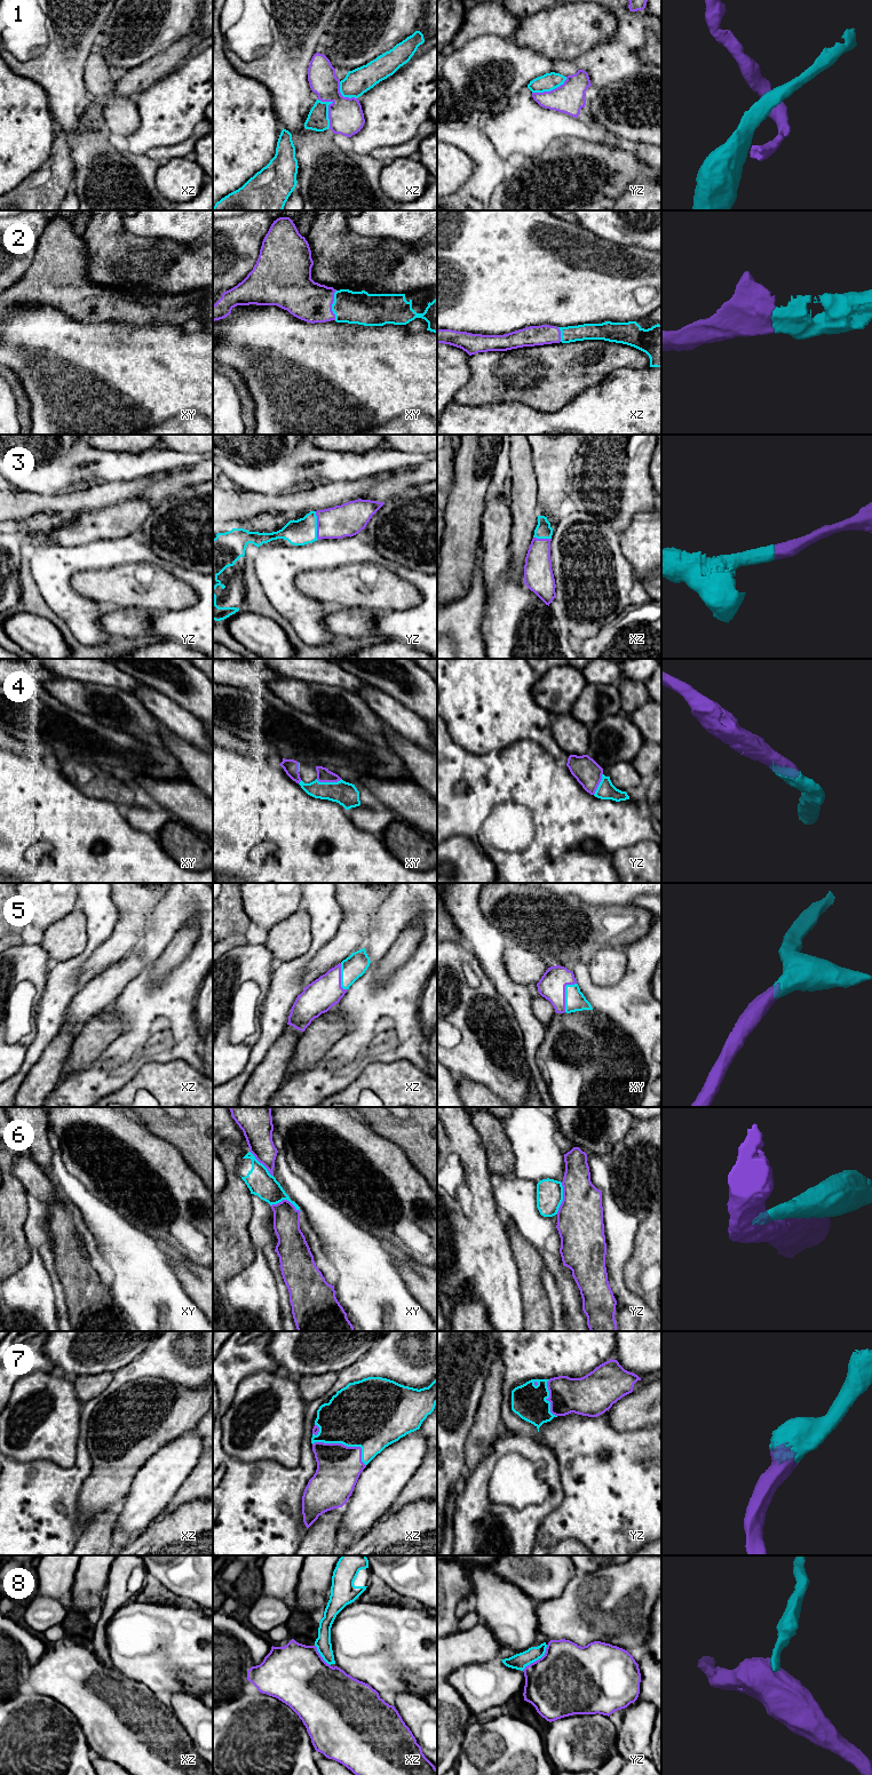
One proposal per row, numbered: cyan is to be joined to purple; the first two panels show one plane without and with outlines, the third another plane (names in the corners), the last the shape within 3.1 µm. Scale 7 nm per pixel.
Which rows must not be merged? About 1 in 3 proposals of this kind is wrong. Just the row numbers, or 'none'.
1, 6, 8

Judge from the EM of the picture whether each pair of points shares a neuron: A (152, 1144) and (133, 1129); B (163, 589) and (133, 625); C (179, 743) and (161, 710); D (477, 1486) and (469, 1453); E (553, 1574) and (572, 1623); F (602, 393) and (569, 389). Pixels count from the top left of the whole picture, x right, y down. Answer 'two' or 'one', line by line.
A: one
B: two
C: two
D: two
E: two
F: two

